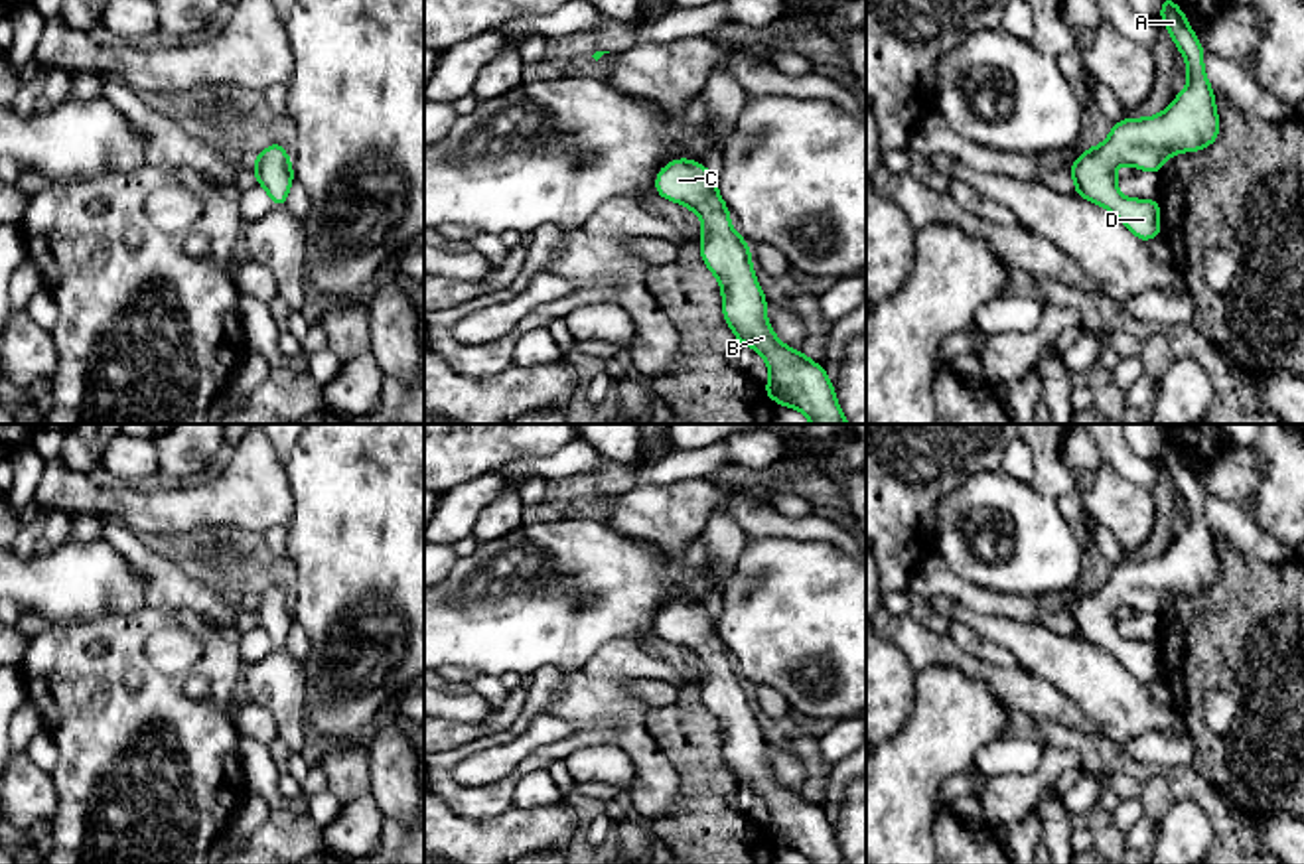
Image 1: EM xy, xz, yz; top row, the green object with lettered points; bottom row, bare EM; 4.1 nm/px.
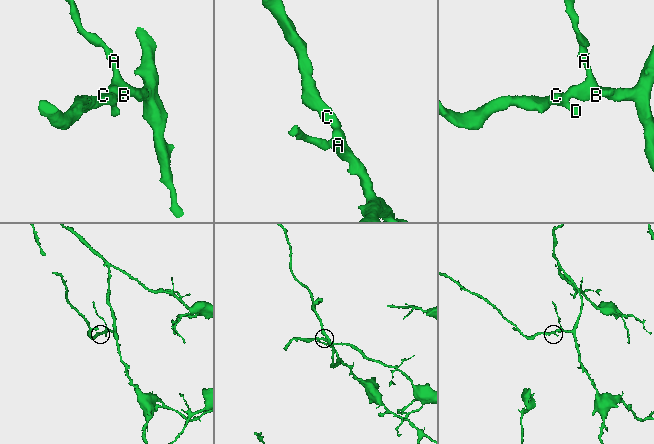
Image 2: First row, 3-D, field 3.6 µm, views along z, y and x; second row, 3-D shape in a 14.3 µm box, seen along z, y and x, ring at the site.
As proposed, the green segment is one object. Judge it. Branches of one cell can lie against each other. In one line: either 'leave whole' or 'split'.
leave whole

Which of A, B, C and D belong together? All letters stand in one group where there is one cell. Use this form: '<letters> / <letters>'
A B C D

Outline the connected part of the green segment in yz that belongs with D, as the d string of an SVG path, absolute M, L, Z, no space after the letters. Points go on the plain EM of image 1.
M1164 436L1160 462L1168 469L1176 489L1182 493L1188 505L1188 527L1170 544L1170 548L1148 560L1123 560L1113 566L1109 580L1101 588L1087 590L1071 608L1069 615L1075 625L1075 637L1081 637L1107 653L1115 655L1119 663L1140 683L1152 683L1160 679L1160 645L1158 641L1128 641L1117 629L1115 610L1128 606L1136 612L1160 615L1162 606L1178 594L1199 594L1219 580L1219 558L1215 550L1213 531L1203 511L1203 489L1190 469L1188 460L1176 448L1176 444Z

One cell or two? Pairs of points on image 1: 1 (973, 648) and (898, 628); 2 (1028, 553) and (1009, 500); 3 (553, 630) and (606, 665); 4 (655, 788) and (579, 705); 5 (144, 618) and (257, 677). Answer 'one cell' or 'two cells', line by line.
1: two cells
2: one cell
3: two cells
4: one cell
5: two cells

